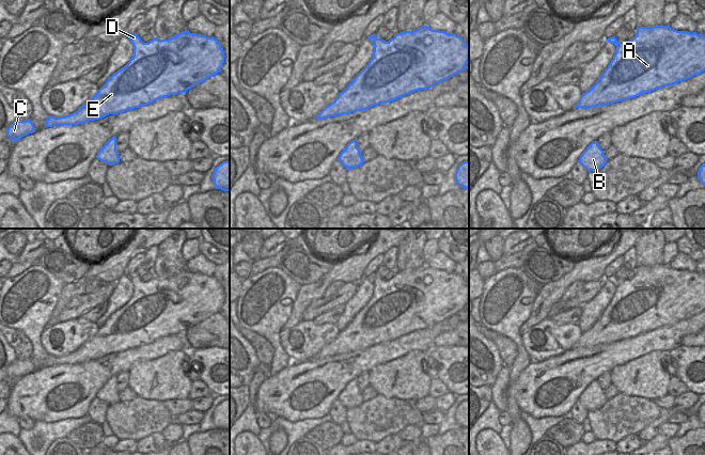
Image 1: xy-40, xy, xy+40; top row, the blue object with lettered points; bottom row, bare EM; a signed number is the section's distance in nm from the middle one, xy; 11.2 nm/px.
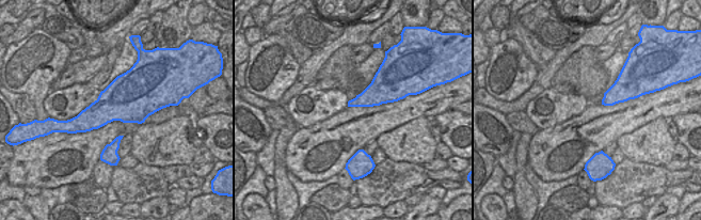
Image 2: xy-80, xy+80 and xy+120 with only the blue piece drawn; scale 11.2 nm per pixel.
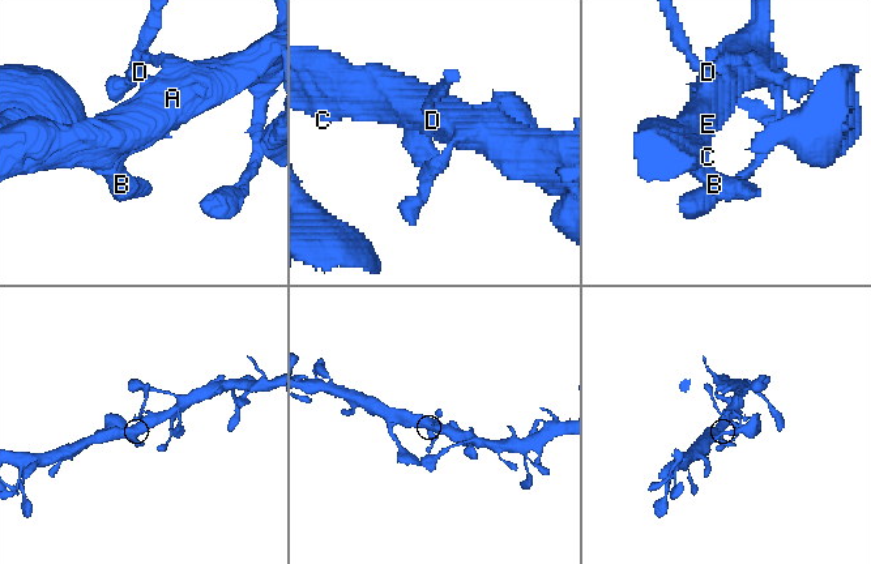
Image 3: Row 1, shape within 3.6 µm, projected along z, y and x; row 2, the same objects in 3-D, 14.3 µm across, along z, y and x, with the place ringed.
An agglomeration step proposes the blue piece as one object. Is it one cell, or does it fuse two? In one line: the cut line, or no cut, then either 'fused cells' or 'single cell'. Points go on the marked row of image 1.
no cut; single cell

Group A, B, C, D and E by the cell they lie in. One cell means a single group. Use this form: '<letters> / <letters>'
A B C D E

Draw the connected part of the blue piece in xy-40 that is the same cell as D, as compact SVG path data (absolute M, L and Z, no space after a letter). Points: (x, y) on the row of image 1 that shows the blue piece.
M185 30L168 40L153 38L148 43L143 43L136 32L127 37L134 46L129 62L74 113L48 115L46 127L83 124L186 93L220 73L224 63L224 51L214 36Z

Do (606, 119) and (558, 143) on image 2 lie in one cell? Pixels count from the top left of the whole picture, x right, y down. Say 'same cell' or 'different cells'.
same cell

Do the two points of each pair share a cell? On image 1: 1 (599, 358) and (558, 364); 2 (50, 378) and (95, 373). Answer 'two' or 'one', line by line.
1: one
2: one

